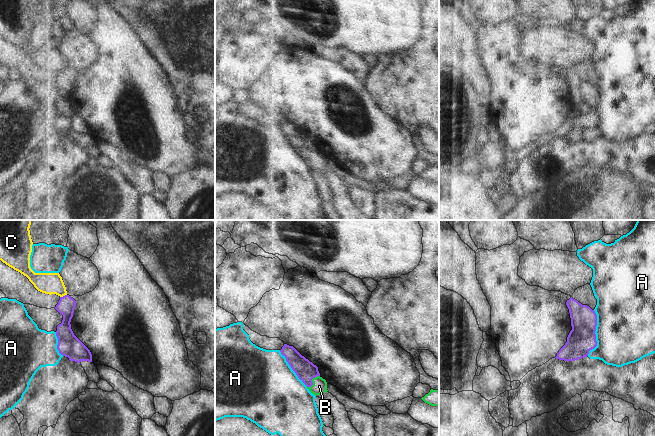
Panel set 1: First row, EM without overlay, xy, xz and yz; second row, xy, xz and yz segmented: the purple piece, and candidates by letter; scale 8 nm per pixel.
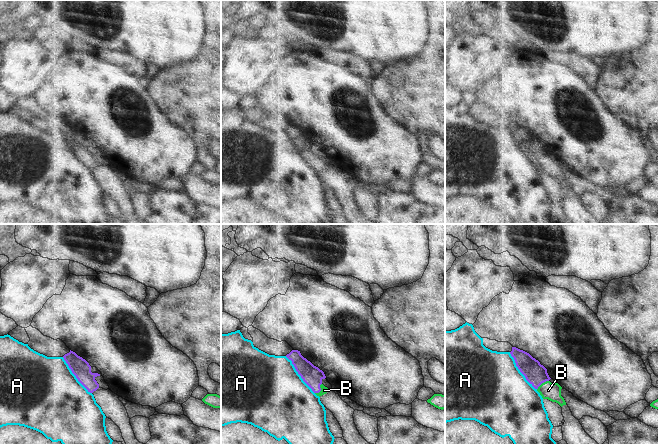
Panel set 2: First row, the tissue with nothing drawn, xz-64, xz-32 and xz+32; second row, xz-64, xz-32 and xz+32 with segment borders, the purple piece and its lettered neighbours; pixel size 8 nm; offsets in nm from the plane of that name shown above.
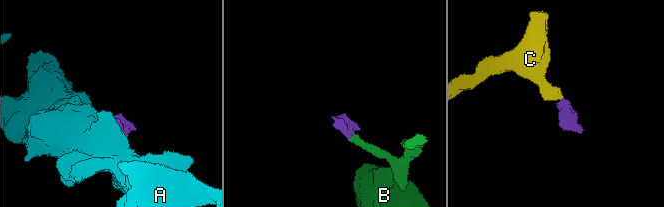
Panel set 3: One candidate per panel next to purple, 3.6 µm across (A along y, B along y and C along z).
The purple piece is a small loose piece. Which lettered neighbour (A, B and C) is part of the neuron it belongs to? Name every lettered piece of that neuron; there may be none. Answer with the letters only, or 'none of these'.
B

